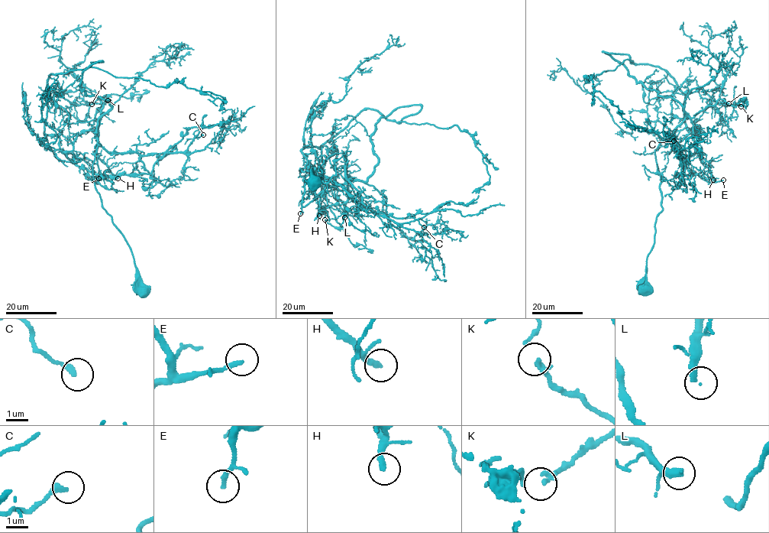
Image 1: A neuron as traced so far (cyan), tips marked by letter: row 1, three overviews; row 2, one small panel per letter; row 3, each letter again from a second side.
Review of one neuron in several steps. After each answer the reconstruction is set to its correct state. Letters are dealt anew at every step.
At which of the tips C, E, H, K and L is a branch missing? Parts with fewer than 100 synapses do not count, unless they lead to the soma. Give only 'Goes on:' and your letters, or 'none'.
Goes on: H, L

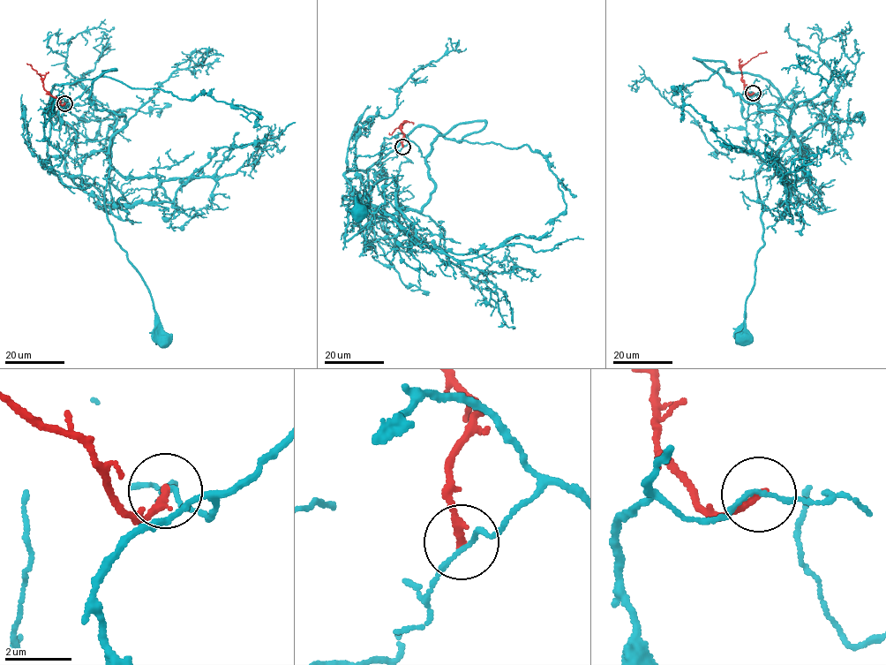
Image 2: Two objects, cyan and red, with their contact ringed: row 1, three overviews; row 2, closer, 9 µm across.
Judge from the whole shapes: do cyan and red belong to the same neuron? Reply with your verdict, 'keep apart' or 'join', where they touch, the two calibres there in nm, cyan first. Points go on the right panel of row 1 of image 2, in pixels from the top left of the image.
keep apart; at (753, 93); 110 nm thick on the cyan side, 280 nm on the other

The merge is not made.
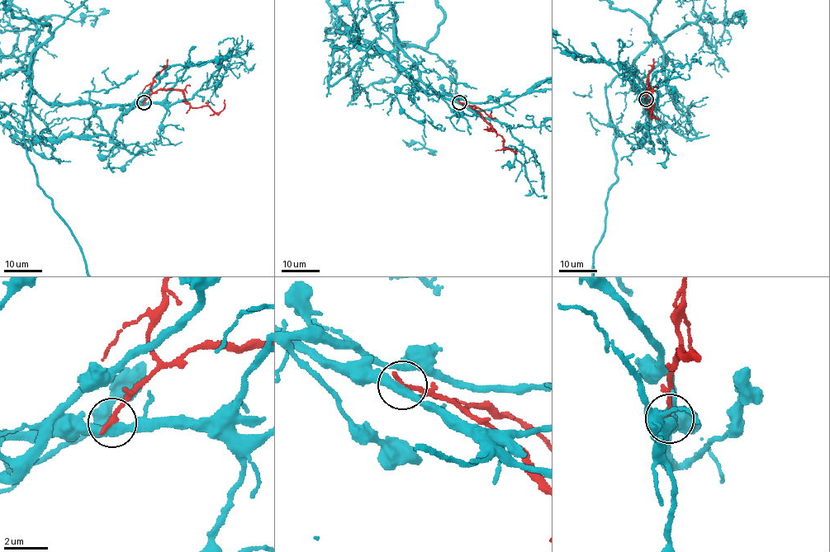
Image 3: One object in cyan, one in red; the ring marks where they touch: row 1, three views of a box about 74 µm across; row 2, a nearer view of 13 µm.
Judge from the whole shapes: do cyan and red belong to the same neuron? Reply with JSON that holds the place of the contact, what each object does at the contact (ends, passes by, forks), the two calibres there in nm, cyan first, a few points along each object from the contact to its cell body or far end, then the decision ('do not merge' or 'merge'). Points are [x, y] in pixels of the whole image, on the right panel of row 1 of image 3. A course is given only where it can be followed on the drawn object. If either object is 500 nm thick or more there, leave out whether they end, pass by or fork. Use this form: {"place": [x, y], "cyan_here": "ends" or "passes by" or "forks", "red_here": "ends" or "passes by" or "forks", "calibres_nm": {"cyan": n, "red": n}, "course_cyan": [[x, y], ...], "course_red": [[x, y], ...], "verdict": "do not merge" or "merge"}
{"place": [646, 99], "cyan_here": "passes by", "red_here": "ends", "calibres_nm": {"cyan": 400, "red": 260}, "course_cyan": [[646, 100], [653, 99], [633, 90], [627, 73], [606, 89], [617, 178], [594, 251]], "course_red": [[646, 100], [647, 87], [650, 89], [652, 99], [647, 110], [649, 108], [652, 117], [653, 104]], "verdict": "do not merge"}

